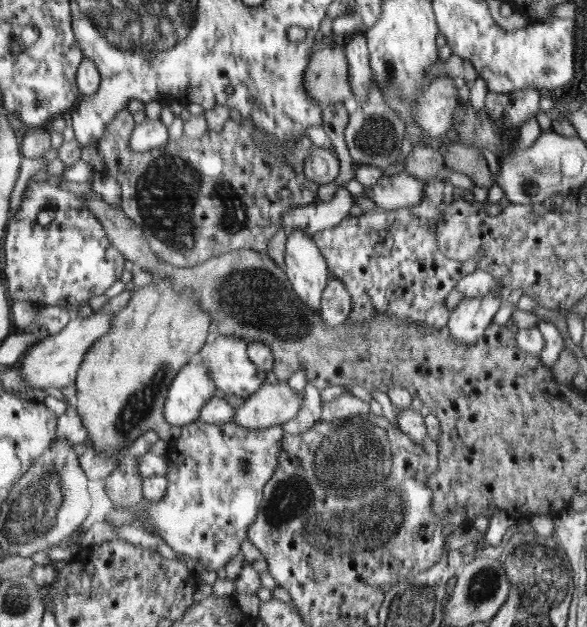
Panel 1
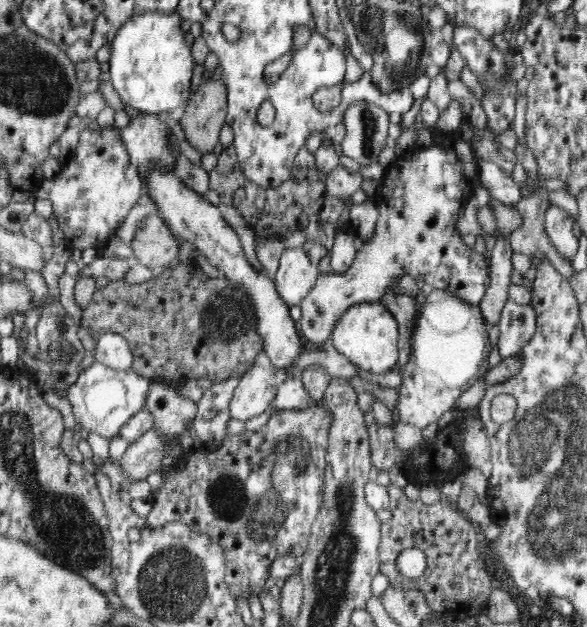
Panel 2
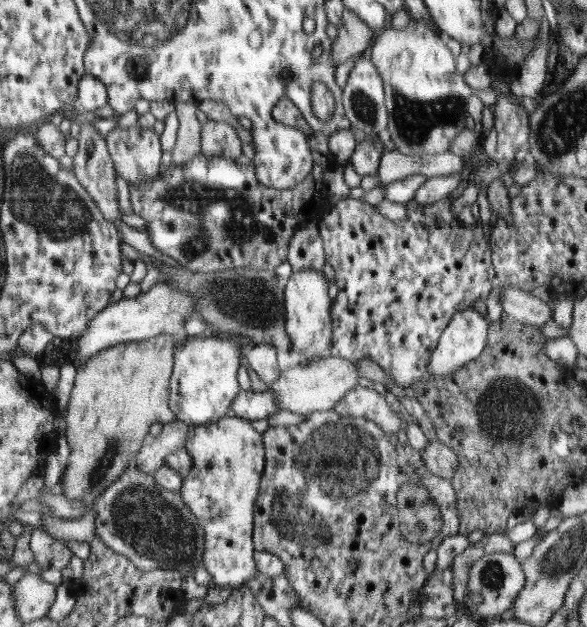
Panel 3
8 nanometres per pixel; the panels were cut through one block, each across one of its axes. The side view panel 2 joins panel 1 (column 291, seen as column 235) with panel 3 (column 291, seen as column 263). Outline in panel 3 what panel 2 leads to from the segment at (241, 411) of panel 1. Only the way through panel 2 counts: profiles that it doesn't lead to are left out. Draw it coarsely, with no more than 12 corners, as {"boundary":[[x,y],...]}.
{"boundary":[[277,352],[278,412],[327,411],[358,385],[358,360],[304,366]]}

